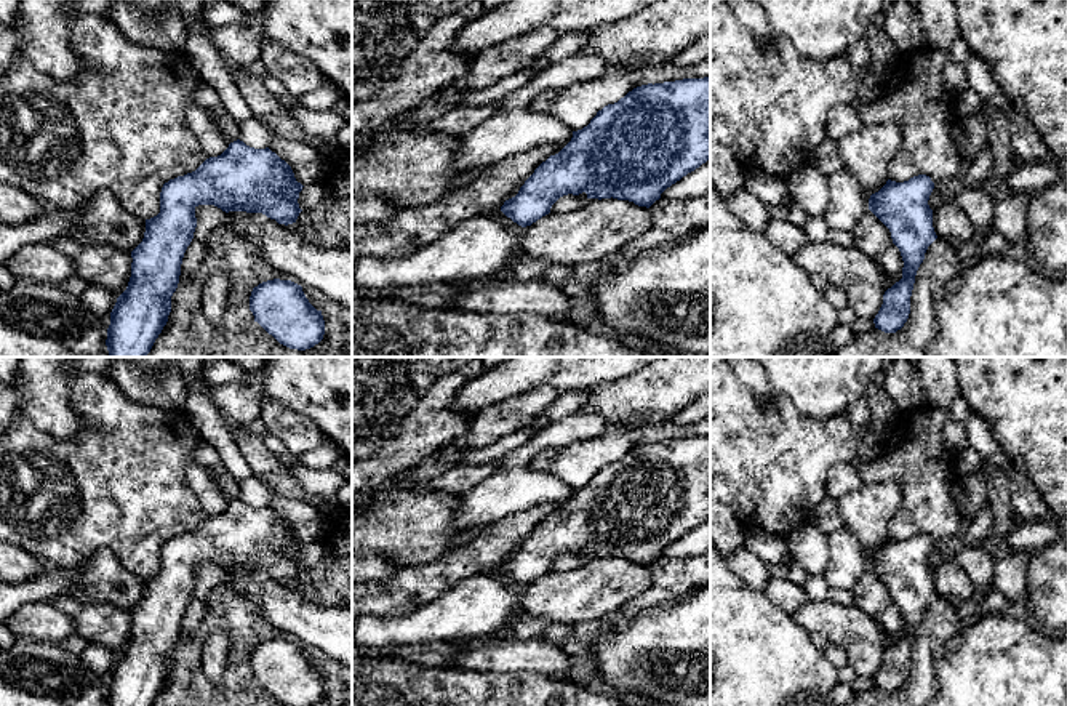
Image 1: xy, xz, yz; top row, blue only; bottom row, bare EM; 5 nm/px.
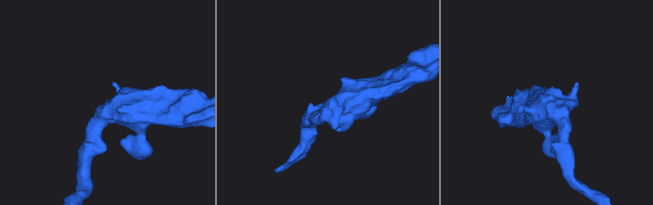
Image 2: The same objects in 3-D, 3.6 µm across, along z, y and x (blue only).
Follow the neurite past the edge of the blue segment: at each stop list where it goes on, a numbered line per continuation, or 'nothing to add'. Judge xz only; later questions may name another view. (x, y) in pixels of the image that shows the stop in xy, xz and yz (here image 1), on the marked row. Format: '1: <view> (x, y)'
nothing to add

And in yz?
nothing to add

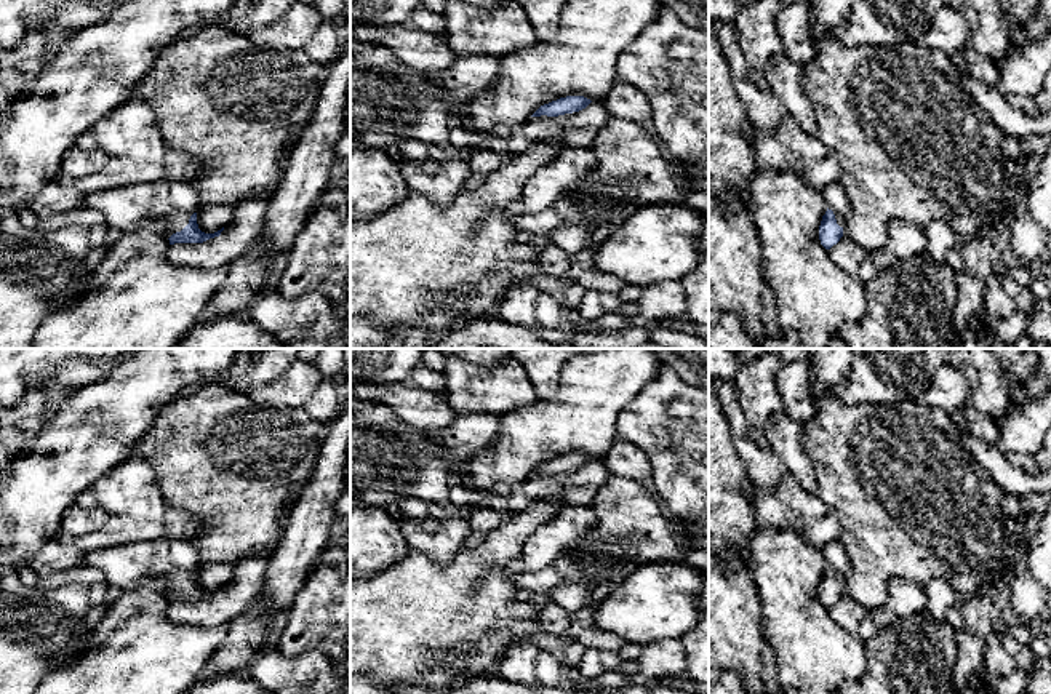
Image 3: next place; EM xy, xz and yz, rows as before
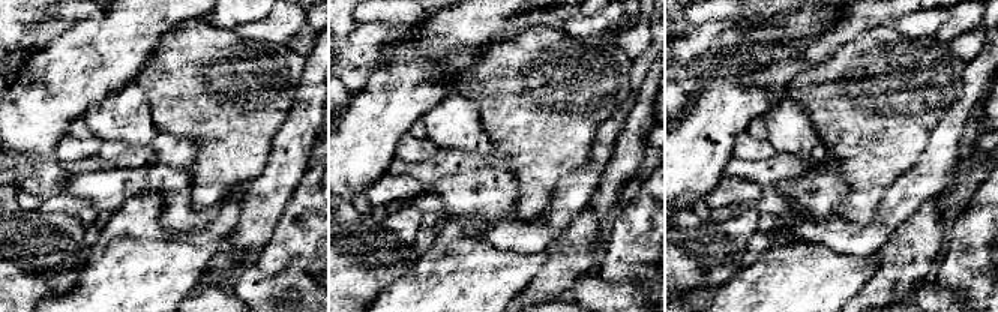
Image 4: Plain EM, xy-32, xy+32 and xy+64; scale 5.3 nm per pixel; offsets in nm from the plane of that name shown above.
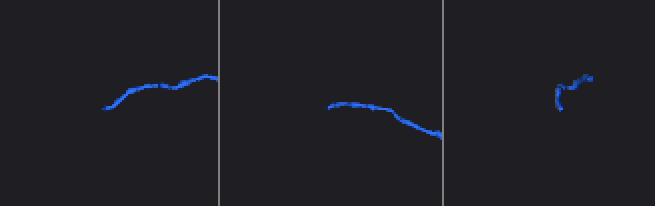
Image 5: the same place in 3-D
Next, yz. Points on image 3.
1: yz (835, 197)

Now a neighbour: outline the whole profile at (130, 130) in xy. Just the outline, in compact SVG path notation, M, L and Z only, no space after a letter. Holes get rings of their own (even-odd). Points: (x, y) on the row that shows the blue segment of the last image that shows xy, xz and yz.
M130 99L112 109L91 128L98 149L109 157L160 163L166 146L158 133L152 107L141 99Z

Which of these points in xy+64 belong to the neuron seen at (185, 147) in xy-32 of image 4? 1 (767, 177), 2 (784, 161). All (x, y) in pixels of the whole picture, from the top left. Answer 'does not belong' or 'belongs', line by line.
1: belongs
2: belongs

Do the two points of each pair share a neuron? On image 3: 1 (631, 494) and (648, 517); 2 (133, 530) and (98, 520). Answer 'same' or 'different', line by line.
1: same
2: different

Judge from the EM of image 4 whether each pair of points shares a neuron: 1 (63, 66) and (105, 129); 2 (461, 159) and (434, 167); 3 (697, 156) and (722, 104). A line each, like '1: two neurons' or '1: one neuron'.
1: two neurons
2: one neuron
3: one neuron

